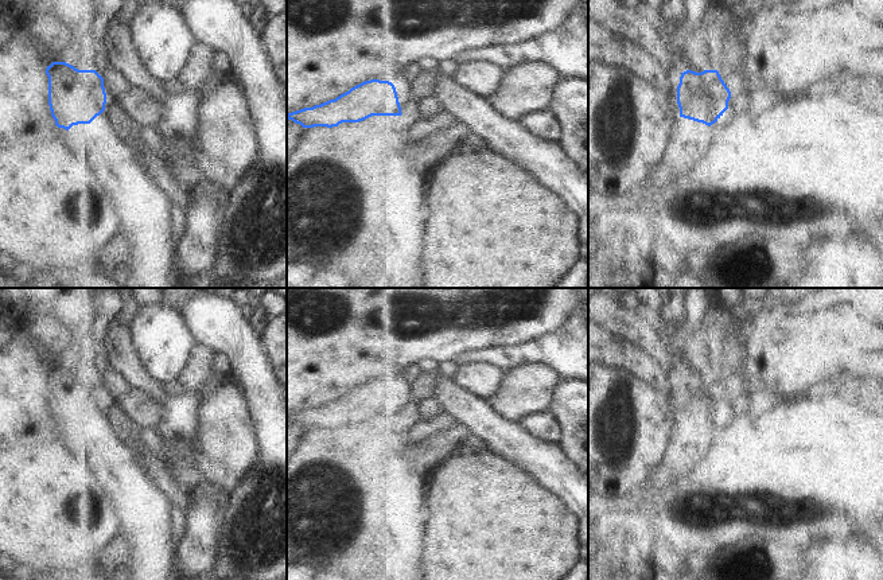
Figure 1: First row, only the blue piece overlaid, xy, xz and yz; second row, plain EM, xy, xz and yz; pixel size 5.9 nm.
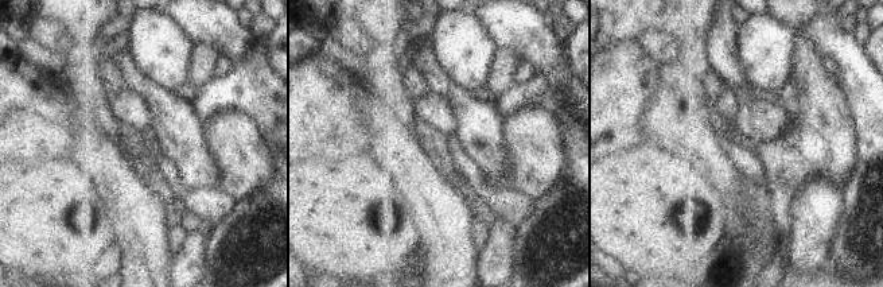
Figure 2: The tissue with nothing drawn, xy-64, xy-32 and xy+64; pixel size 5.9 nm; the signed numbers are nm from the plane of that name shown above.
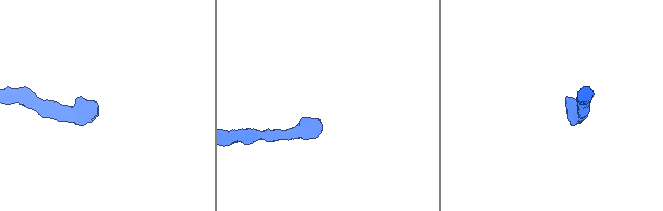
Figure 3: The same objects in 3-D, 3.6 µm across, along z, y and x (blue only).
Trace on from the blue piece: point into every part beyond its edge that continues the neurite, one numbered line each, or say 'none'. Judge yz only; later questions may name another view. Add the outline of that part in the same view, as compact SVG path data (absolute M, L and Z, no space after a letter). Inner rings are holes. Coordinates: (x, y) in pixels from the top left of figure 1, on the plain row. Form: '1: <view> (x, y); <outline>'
1: yz (688, 438); M680 419L664 462L654 472L662 480L670 475L681 475L705 444L708 432L709 428L703 424Z

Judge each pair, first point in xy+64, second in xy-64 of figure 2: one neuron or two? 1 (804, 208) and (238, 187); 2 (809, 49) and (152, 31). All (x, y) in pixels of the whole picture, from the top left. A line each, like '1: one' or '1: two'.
1: two
2: two

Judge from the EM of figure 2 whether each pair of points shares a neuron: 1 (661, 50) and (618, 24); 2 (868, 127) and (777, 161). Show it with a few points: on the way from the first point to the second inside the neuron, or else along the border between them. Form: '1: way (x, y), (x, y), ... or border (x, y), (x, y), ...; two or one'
1: border (669, 33), (645, 30), (634, 41); two
2: border (848, 100), (858, 132), (856, 163); two

